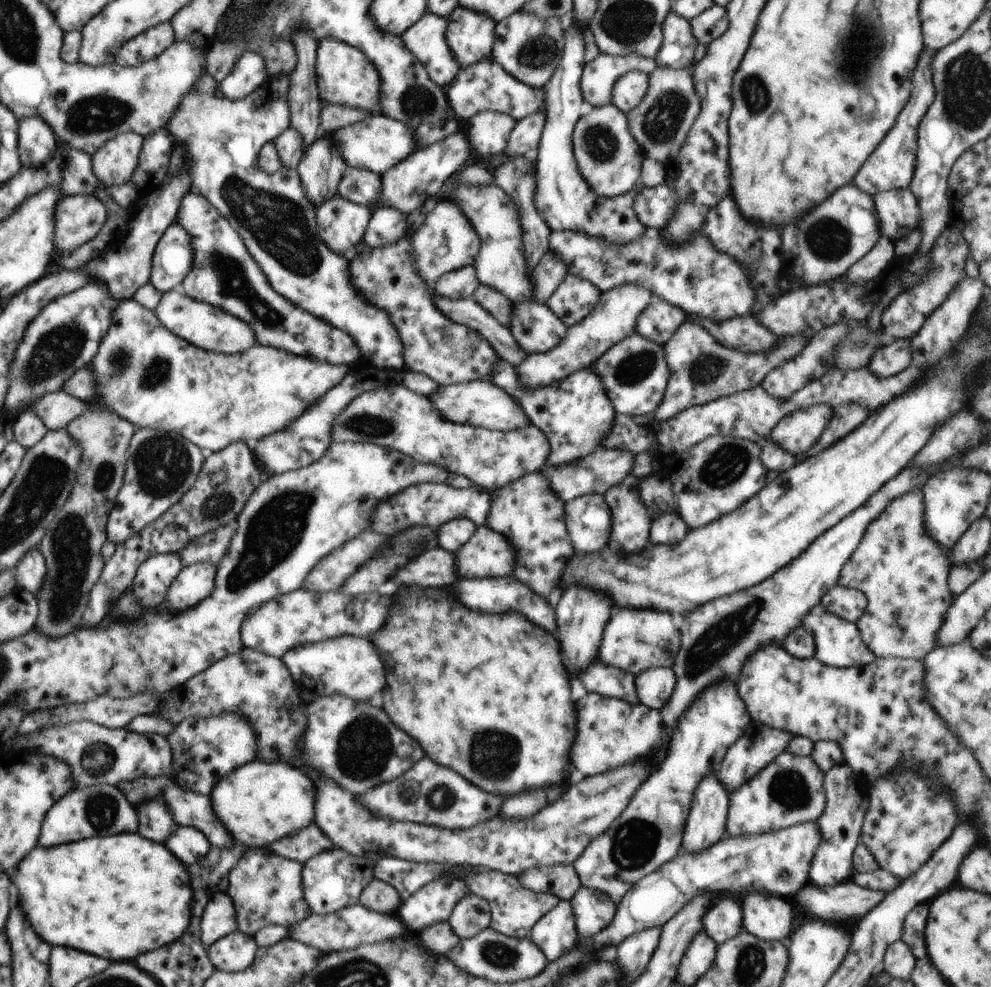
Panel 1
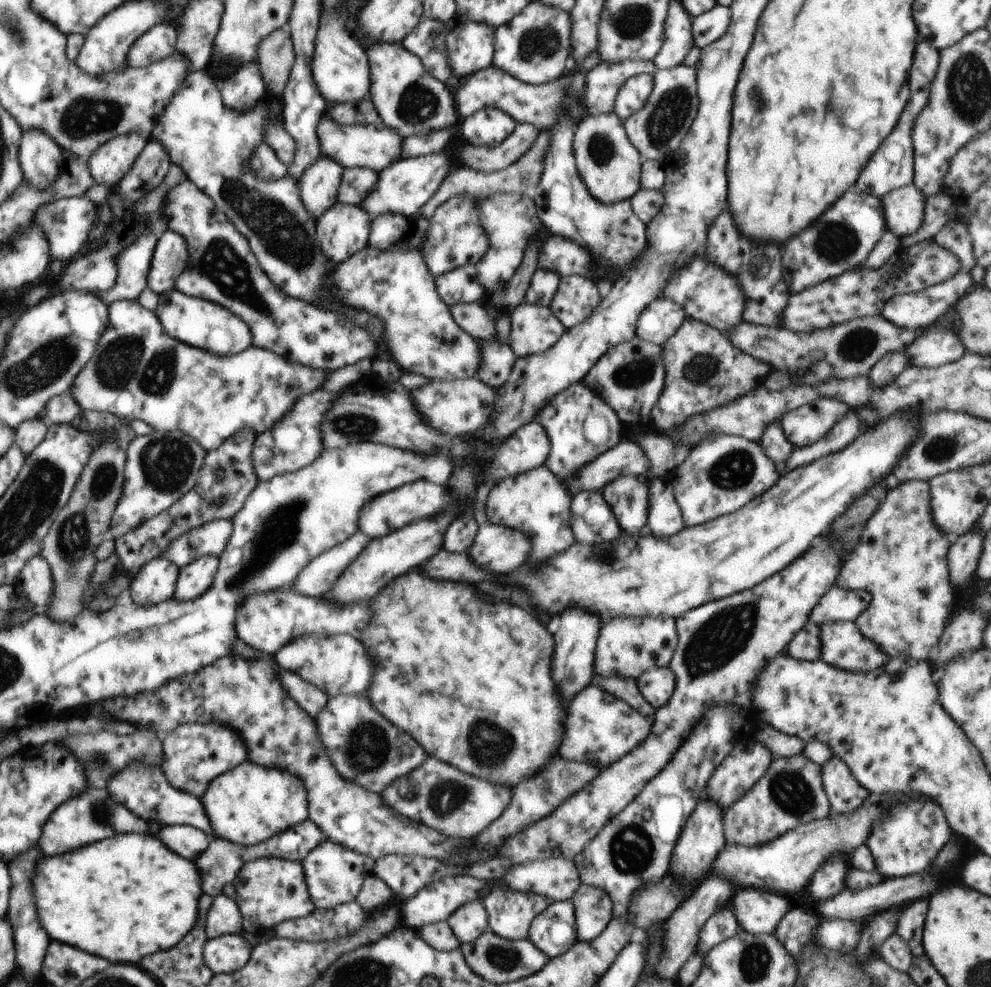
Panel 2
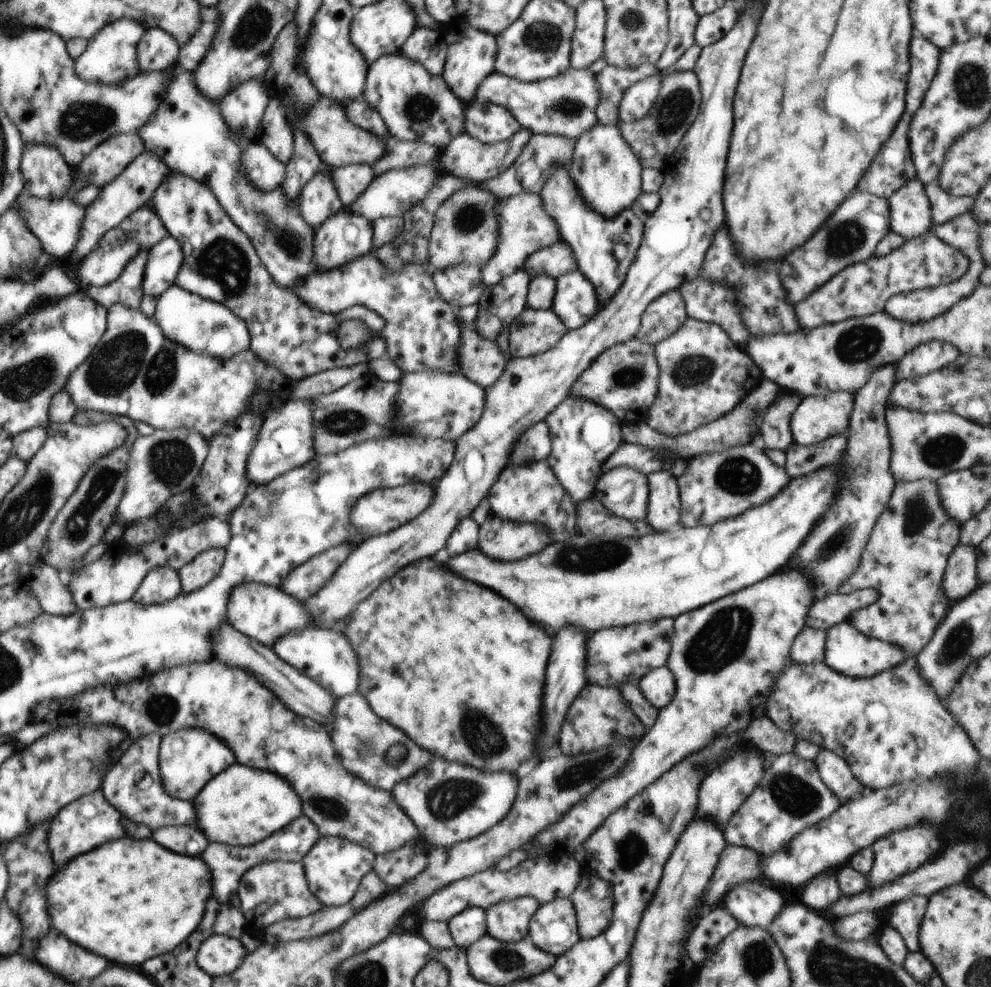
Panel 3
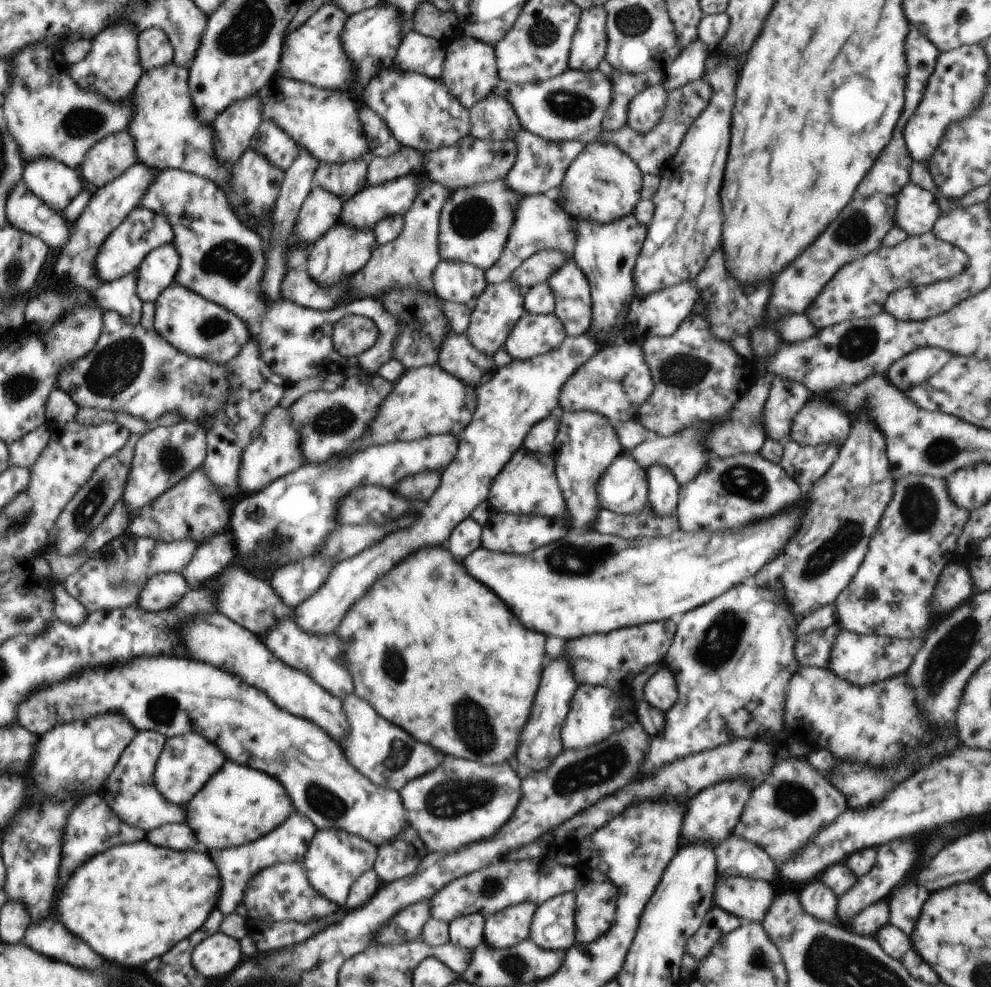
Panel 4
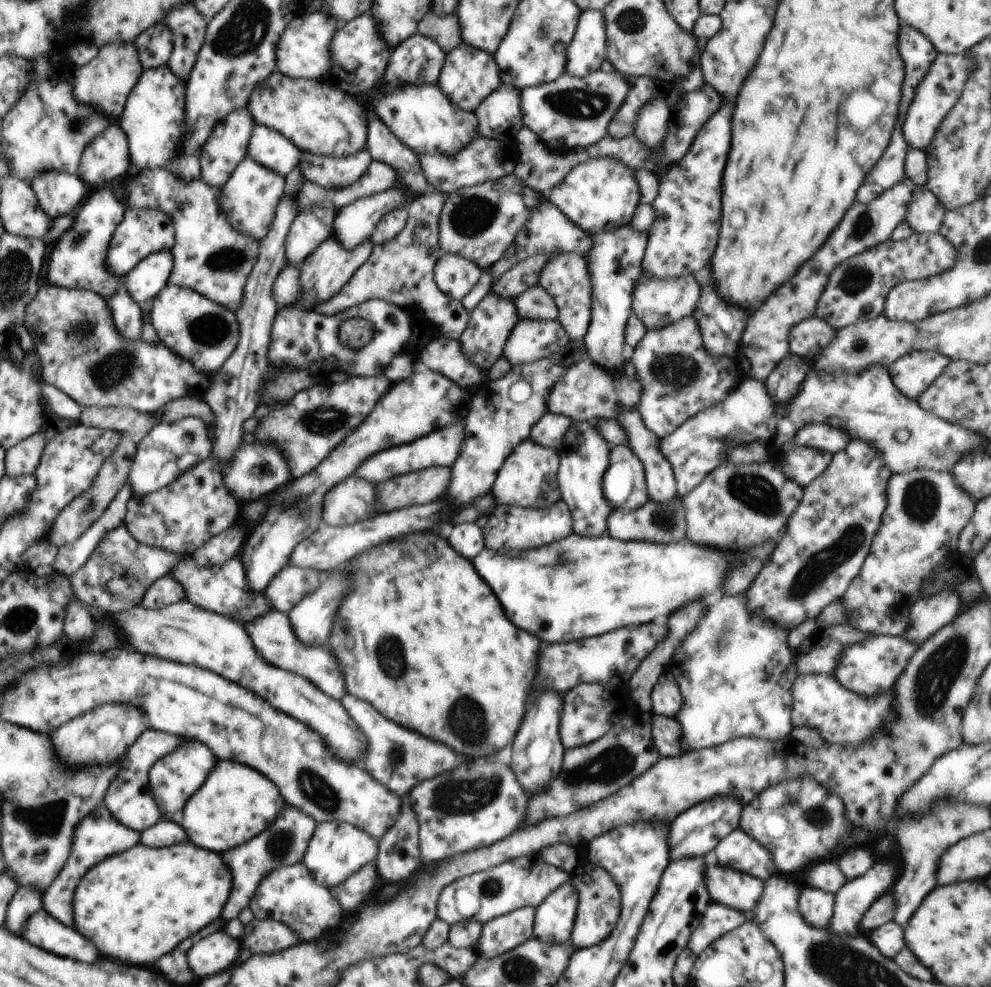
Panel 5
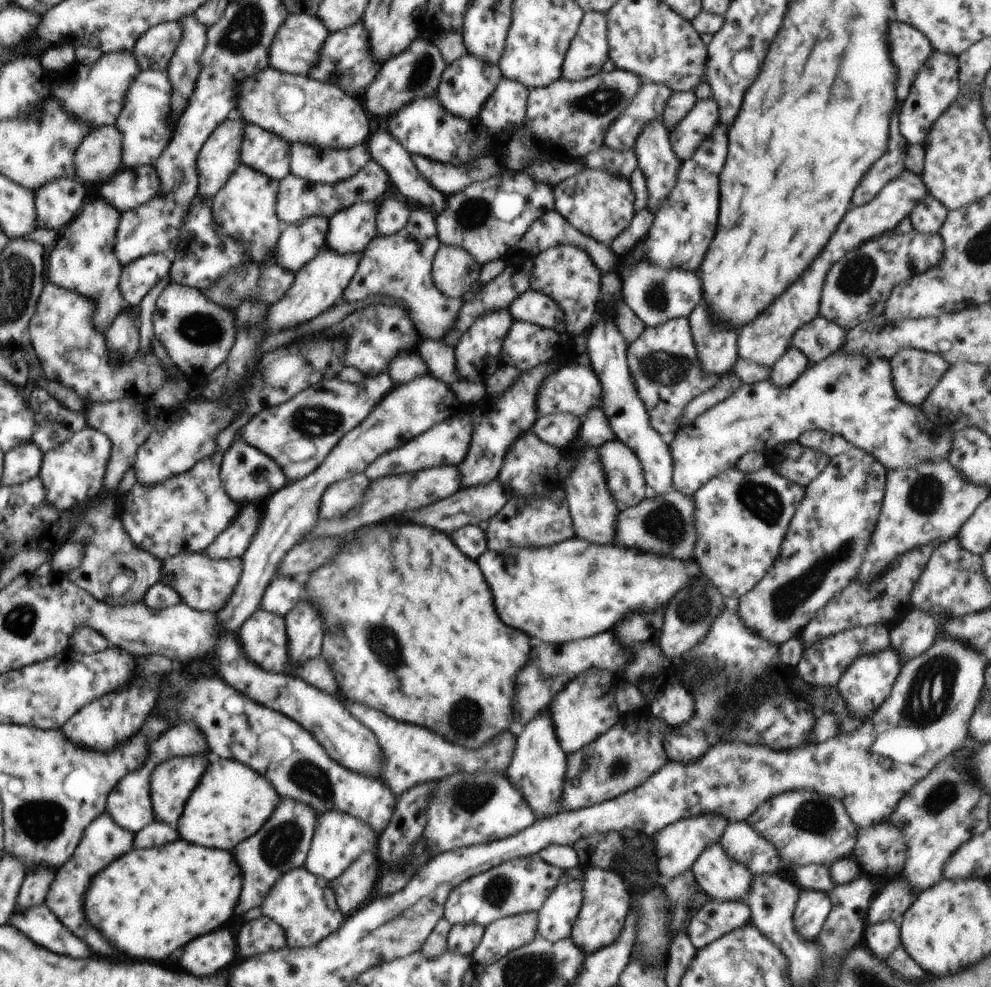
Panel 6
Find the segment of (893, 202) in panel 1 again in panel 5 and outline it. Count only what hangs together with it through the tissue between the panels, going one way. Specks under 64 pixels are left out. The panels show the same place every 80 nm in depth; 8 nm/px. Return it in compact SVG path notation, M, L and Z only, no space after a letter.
M922 186L913 193L905 220L916 233L938 233L945 211L936 196Z

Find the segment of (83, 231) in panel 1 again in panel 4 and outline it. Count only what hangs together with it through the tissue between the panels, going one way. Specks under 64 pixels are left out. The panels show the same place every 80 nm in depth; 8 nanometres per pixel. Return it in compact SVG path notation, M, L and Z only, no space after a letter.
M23 179L9 190L4 210L8 225L38 237L50 250L60 250L68 242L70 226L62 214L38 198Z

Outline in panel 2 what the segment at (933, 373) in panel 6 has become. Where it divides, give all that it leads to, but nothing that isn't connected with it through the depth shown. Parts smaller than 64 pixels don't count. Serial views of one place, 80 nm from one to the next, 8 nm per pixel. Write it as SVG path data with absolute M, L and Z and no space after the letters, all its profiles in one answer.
M932 328L922 338L913 340L914 344L905 350L910 366L916 368L938 368L944 364L950 364L964 356L964 346L960 344L960 338L952 336L952 332Z

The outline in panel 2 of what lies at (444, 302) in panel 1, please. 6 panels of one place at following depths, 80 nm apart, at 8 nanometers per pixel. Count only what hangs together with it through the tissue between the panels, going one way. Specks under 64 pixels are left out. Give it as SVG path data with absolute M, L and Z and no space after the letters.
M479 302L454 304L454 306L448 306L448 312L456 324L470 336L480 340L498 341L494 318L486 314L485 308Z

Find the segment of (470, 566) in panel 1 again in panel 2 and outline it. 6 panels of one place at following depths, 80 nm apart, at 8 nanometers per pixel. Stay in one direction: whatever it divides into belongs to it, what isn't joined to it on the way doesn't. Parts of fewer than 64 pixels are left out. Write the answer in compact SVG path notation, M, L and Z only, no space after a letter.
M487 521L477 530L470 556L480 568L508 574L526 562L532 552L531 538L519 530Z

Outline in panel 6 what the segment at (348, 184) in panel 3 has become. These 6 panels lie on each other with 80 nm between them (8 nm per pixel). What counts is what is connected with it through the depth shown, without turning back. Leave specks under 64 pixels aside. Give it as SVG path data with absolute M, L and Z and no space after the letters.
M292 143L289 155L290 172L314 184L336 184L341 180L346 180L362 170L370 160L368 148L364 144L358 144L356 148L342 150L325 149L323 146L317 147L308 143Z

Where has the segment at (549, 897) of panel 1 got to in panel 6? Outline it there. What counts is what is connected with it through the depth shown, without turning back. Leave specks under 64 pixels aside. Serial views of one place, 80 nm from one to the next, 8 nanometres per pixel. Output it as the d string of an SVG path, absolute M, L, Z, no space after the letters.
M527 912L504 917L488 926L480 944L471 954L472 962L489 965L536 938L538 913Z

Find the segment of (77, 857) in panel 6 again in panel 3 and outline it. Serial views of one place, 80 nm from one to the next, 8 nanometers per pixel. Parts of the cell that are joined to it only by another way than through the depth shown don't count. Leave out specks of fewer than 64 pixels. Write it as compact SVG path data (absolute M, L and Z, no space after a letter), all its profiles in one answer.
M98 790L81 796L76 802L72 801L56 813L56 816L52 818L50 832L48 832L48 842L50 842L56 868L64 868L64 864L74 860L76 856L90 852L106 842L118 840L122 836L144 839L150 838L152 831L147 826L136 824L124 815L120 815L116 808L104 798L102 791Z

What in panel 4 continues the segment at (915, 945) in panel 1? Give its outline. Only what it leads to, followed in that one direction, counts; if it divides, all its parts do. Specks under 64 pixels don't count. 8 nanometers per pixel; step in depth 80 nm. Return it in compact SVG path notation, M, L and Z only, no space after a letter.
M902 882L890 898L890 924L904 934L910 934L920 916L922 904L928 898L928 890L916 882Z

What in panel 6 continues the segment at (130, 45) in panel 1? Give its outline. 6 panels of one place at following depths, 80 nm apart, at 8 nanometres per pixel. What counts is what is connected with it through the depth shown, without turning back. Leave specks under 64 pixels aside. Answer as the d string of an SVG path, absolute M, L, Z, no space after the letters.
M166 21L149 28L132 50L140 70L166 70L182 38L180 21Z

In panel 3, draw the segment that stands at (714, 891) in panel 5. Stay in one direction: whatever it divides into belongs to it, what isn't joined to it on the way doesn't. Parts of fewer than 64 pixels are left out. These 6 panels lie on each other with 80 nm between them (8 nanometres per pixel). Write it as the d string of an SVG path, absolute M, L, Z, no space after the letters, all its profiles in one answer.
M740 883L723 896L724 908L745 927L764 927L775 919L785 901L770 884Z

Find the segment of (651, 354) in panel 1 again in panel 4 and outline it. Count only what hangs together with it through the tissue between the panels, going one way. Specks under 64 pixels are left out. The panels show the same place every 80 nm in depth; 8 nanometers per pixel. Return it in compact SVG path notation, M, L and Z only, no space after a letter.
M630 337L593 354L581 364L560 389L556 410L564 413L588 411L605 416L610 422L638 420L638 408L653 391L648 365L640 341Z

